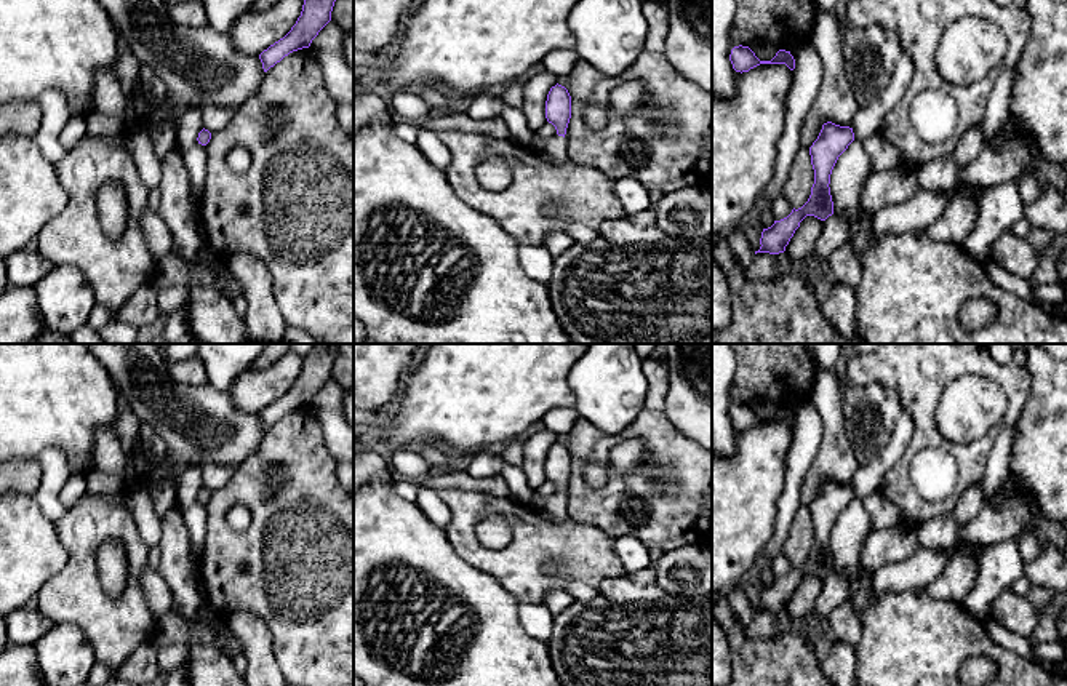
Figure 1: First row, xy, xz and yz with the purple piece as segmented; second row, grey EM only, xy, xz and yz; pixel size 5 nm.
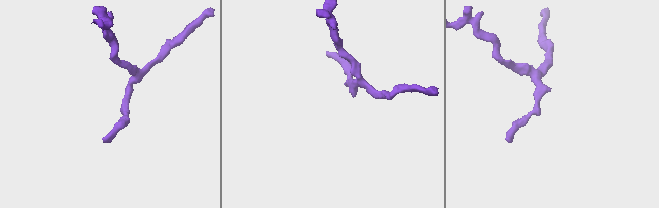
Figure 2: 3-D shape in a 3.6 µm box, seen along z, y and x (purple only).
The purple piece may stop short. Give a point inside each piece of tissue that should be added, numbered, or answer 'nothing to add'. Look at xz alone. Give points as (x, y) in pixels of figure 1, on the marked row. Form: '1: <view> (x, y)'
1: xz (555, 151)

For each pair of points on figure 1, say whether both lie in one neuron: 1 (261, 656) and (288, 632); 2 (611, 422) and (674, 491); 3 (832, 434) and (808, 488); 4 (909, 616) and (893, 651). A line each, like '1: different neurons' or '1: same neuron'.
1: different neurons
2: different neurons
3: same neuron
4: same neuron

